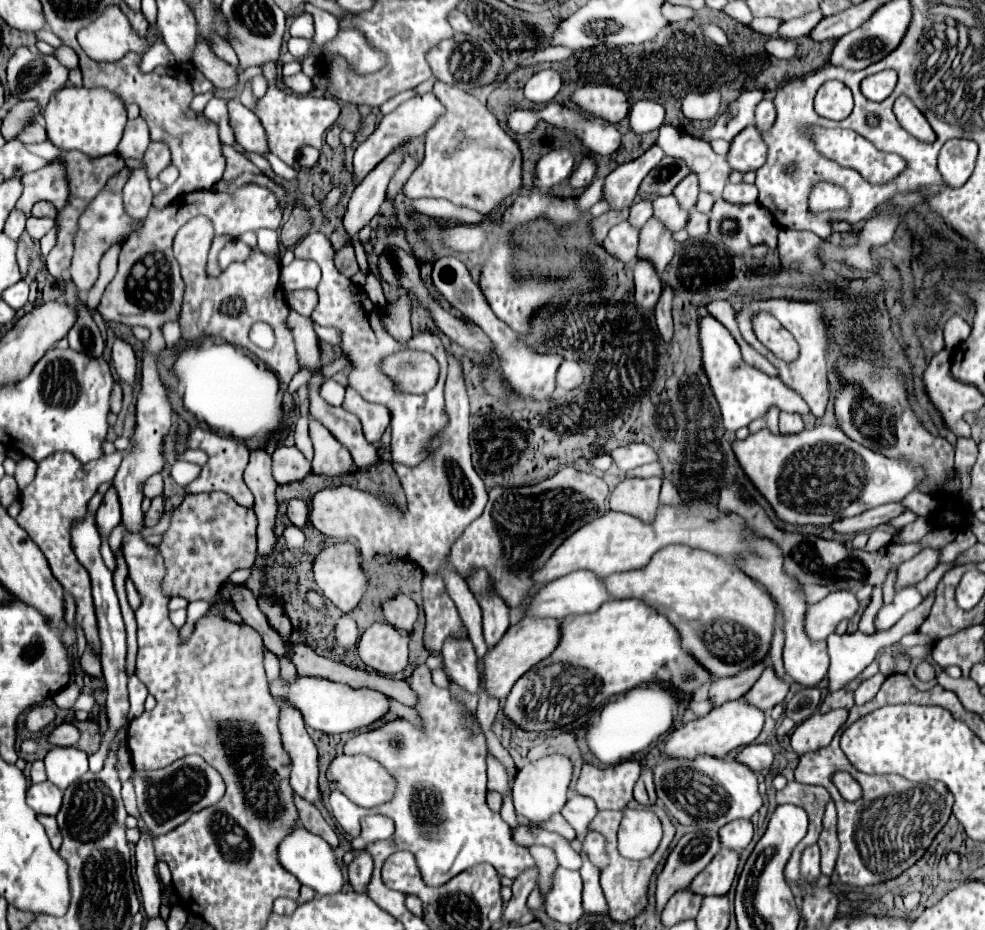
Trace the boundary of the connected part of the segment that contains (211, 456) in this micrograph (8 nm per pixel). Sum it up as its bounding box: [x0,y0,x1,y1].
[184,428,254,506]

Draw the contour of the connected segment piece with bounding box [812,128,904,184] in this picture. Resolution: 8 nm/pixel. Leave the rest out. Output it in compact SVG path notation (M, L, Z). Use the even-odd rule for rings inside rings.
M816 128L812 132L814 136L814 142L818 146L820 152L824 152L826 158L838 162L840 166L848 166L848 168L854 168L854 170L860 170L862 176L868 180L868 182L888 182L892 180L894 176L898 176L902 170L904 170L904 160L896 154L884 154L880 150L876 150L866 138L860 138L856 132L852 130L826 130L826 128Z

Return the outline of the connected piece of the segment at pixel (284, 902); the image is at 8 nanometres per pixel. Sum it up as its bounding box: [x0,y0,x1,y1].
[274,898,298,914]

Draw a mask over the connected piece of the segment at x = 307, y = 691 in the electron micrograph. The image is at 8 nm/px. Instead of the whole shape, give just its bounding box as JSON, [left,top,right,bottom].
[270,674,390,734]

